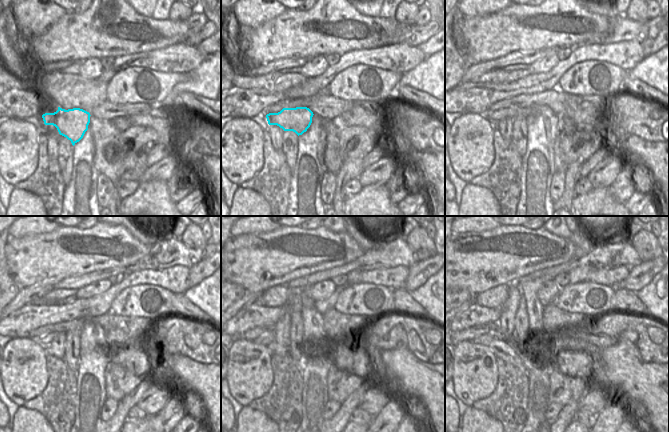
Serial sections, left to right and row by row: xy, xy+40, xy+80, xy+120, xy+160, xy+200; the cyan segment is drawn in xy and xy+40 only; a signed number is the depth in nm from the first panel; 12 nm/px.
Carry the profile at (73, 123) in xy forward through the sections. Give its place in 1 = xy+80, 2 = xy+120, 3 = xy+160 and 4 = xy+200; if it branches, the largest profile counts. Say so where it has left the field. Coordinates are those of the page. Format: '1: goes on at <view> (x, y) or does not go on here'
1: goes on at xy+80 (494, 116)
2: goes on at xy+120 (45, 340)
3: goes on at xy+160 (266, 338)
4: goes on at xy+200 (486, 339)

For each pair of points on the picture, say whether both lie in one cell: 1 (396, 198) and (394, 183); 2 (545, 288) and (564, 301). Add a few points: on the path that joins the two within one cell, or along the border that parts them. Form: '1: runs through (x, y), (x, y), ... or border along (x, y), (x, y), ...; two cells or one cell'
1: runs through (396, 194), (395, 187); one cell
2: border along (560, 288), (555, 297); two cells

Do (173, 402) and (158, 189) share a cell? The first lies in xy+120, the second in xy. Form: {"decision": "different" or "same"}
{"decision": "different"}

